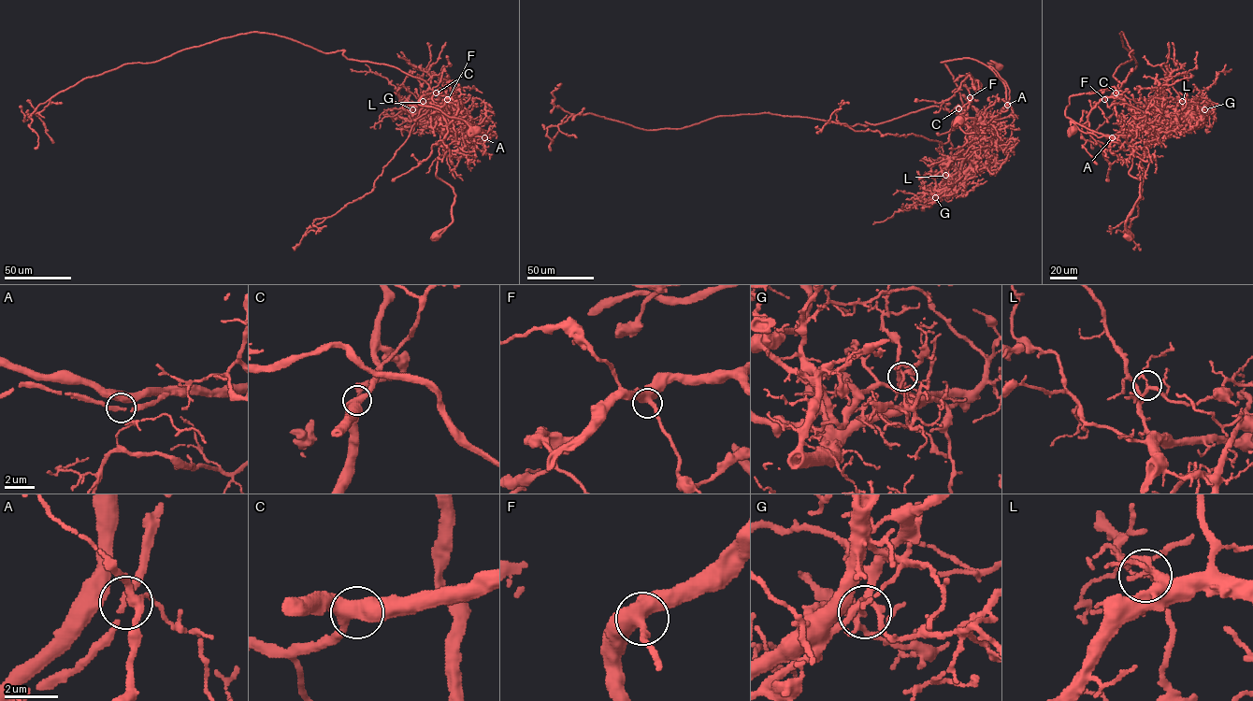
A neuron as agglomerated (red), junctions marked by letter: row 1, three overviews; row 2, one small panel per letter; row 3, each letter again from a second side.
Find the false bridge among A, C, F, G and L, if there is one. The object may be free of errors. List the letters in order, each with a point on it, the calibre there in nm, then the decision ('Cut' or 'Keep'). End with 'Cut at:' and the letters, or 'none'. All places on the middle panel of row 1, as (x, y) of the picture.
A: Place: (1007, 105). Thickness 240 nm. Keep
C: Place: (958, 108). Thickness 460 nm. Keep
F: Place: (970, 97). Thickness 440 nm. Keep
G: Place: (935, 197). Thickness 170 nm. Cut
L: Place: (945, 175). Thickness 160 nm. Keep
Cut at: G

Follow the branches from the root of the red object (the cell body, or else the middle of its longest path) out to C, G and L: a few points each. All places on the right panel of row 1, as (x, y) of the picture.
C: (1128, 236), (1125, 222), (1139, 195), (1140, 181), (1129, 173), (1132, 135), (1119, 124), (1113, 104), (1116, 92)
G: (1128, 236), (1125, 222), (1139, 195), (1140, 183), (1129, 173), (1133, 134), (1196, 118), (1204, 109)
L: (1128, 236), (1125, 222), (1140, 183), (1129, 173), (1132, 137), (1176, 121), (1182, 101)

